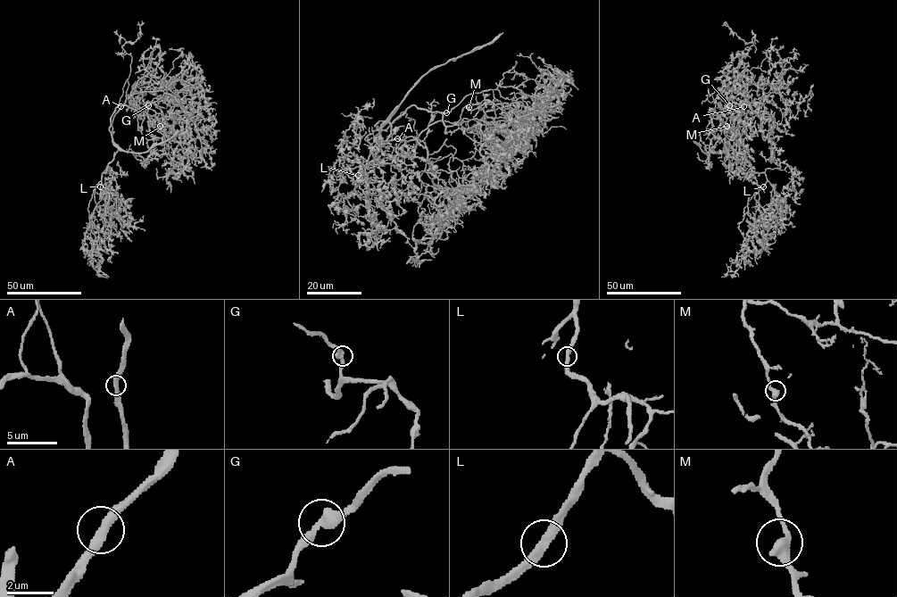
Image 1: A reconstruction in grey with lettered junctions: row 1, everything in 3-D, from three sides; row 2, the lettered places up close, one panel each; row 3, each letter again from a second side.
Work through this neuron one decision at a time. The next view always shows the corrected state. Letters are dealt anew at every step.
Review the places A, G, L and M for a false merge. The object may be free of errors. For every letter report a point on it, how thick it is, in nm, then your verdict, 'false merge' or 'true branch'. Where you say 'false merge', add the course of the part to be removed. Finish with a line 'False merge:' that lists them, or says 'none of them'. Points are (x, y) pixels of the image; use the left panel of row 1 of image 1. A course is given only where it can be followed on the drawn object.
A: (120, 106) | 360 nm | true branch
G: (148, 105) | 360 nm | true branch
L: (100, 186) | 360 nm | true branch
M: (160, 126) | 360 nm | true branch
False merge: none of them

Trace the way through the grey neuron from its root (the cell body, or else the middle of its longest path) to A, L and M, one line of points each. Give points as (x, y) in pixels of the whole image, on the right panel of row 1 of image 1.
A: (735, 133), (735, 145), (744, 123), (743, 106)
L: (735, 133), (734, 145), (743, 153), (751, 170), (765, 174), (767, 182), (763, 186)
M: (735, 133), (739, 113), (734, 105), (725, 108), (728, 111), (736, 109), (727, 119), (726, 126)

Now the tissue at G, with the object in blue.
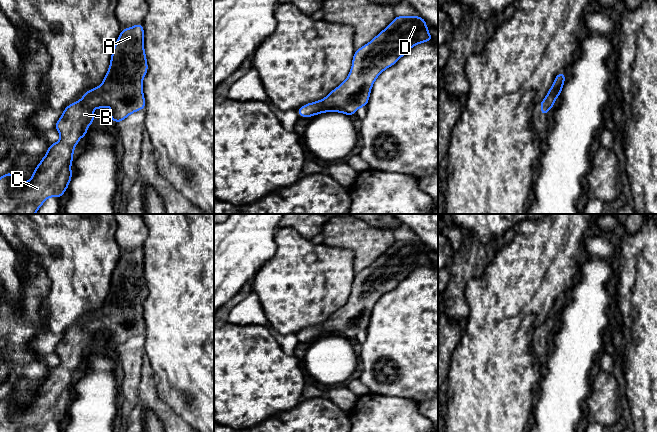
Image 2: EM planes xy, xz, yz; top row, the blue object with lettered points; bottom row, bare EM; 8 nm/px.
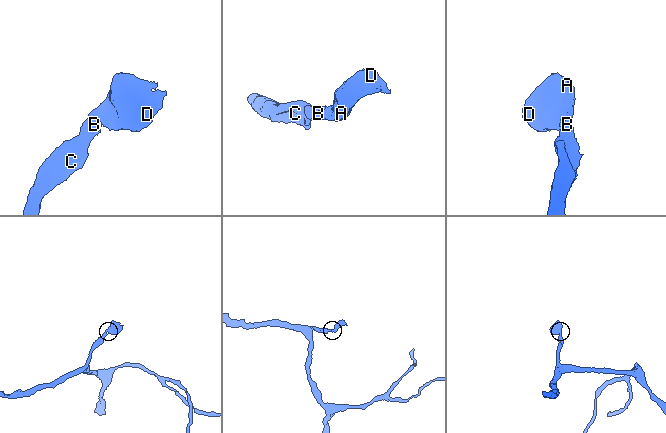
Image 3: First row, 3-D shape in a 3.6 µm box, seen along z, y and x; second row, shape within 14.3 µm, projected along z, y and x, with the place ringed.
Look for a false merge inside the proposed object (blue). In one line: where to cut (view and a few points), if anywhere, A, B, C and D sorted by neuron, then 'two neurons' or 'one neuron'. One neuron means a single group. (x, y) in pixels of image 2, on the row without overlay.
no cut; A B C D; one neuron

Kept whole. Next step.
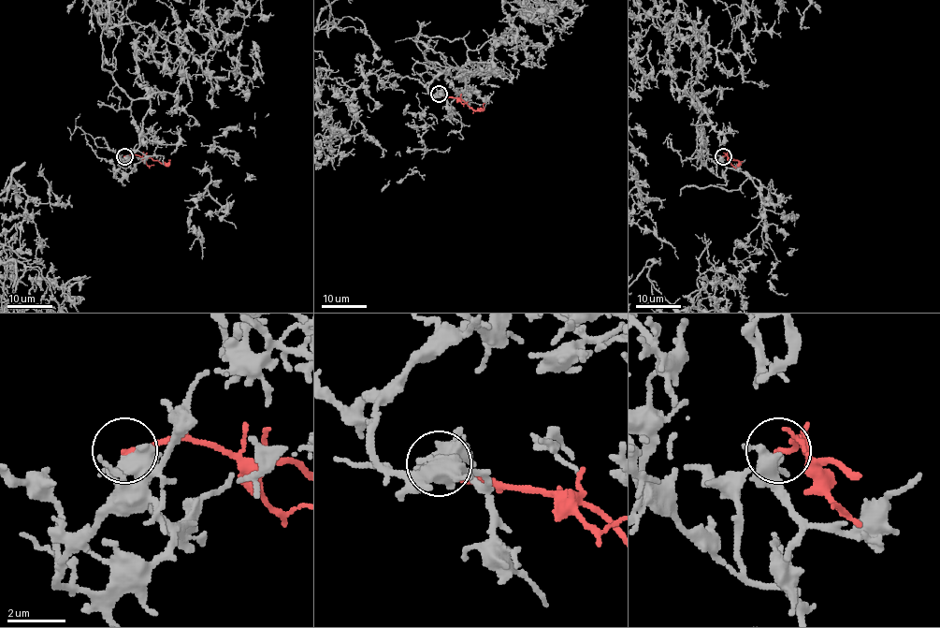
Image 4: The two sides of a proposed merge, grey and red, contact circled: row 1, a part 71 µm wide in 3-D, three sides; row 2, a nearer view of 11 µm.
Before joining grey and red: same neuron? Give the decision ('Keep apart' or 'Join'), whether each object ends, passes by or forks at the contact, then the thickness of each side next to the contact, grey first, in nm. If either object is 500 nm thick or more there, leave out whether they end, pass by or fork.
Keep apart. At the ring grey forks. At the ring red ends. Thickness 300 nm (grey) against 180 nm

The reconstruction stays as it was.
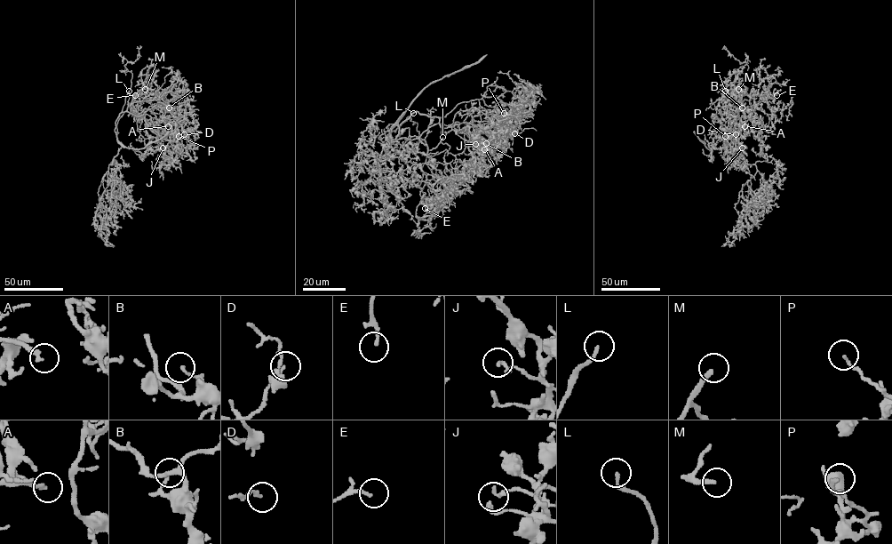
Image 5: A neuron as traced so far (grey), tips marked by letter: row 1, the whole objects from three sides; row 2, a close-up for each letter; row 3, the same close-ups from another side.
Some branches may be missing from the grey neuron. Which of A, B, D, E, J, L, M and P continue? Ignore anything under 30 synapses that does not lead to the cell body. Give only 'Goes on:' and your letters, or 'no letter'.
Goes on: A, E, L, M

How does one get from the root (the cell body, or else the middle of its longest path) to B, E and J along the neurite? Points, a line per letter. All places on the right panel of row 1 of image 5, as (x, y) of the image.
B: (731, 133), (735, 114), (728, 111), (724, 113), (727, 116), (733, 114), (731, 120), (746, 116), (742, 108)
E: (731, 133), (731, 143), (739, 125), (738, 100), (744, 93), (765, 99), (770, 94), (776, 95)
J: (731, 133), (735, 114), (726, 111), (727, 116), (732, 115), (736, 118), (733, 140), (742, 148)

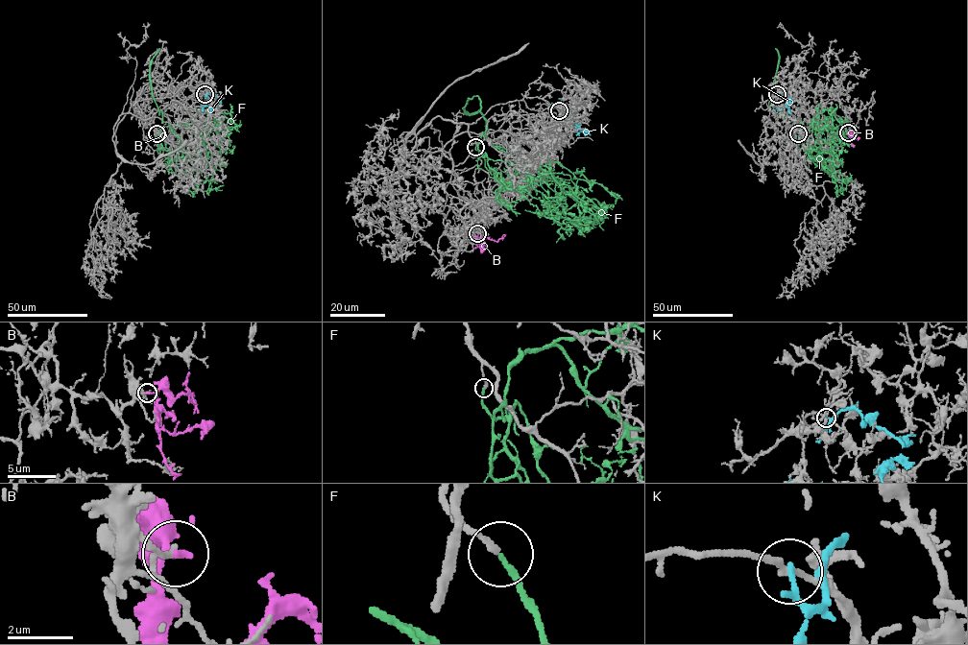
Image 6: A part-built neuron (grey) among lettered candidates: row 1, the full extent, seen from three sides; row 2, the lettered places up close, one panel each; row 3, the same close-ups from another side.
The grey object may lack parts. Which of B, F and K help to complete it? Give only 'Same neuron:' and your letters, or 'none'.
Same neuron: none

